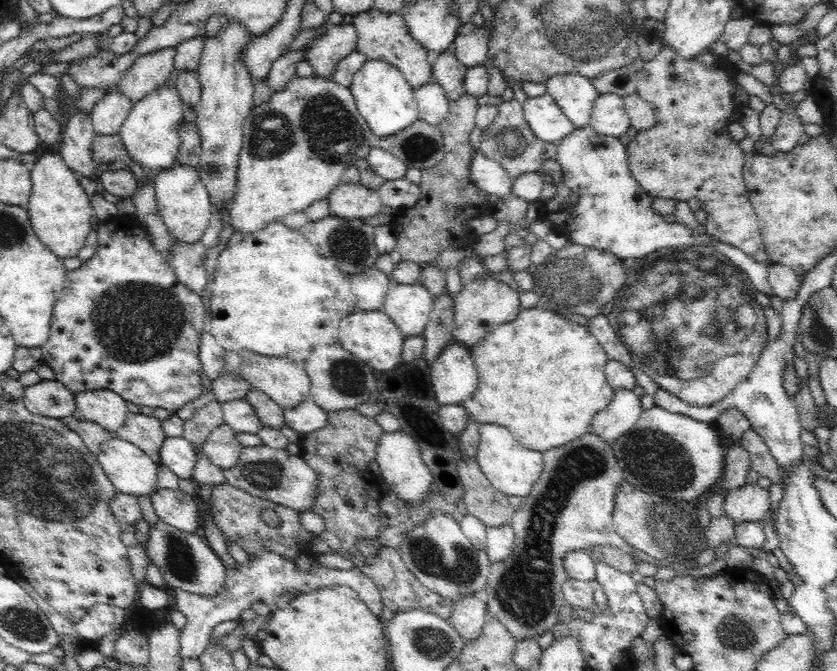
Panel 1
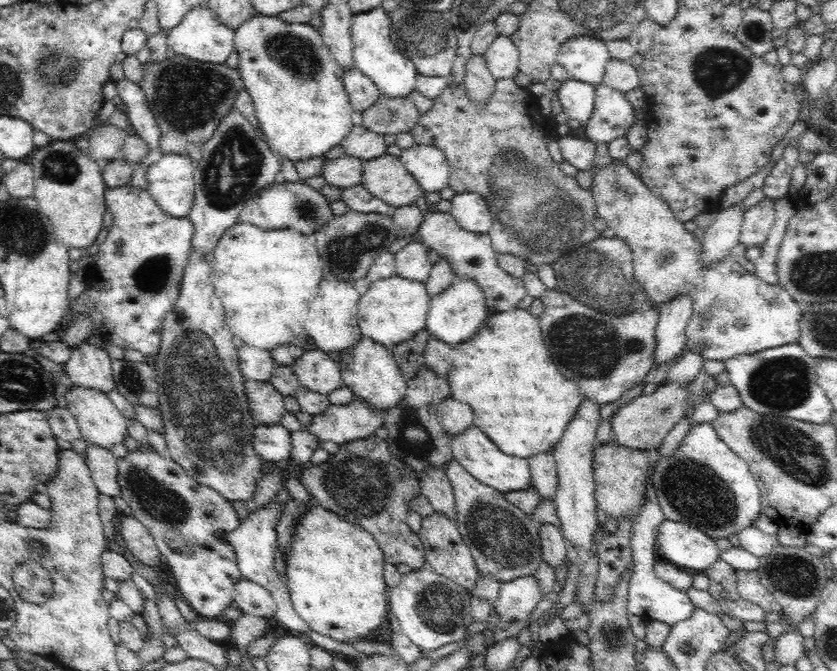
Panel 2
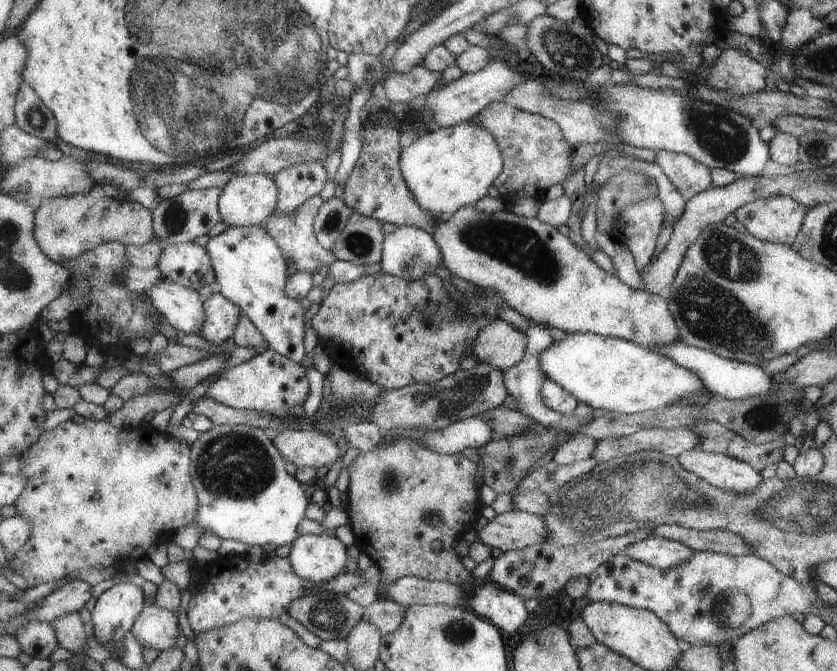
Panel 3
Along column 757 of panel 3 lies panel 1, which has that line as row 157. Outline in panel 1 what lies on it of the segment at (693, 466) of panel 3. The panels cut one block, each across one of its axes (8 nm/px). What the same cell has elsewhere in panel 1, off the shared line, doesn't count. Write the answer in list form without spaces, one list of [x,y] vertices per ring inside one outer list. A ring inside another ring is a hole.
[[[471,152],[470,176],[471,182],[480,191],[494,194],[497,198],[510,198],[513,179],[504,171],[501,164],[483,156],[482,152]]]

